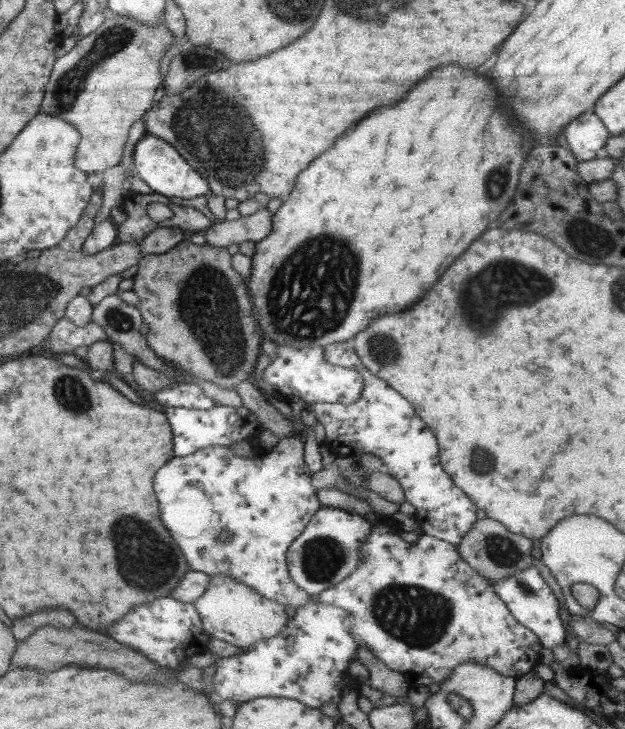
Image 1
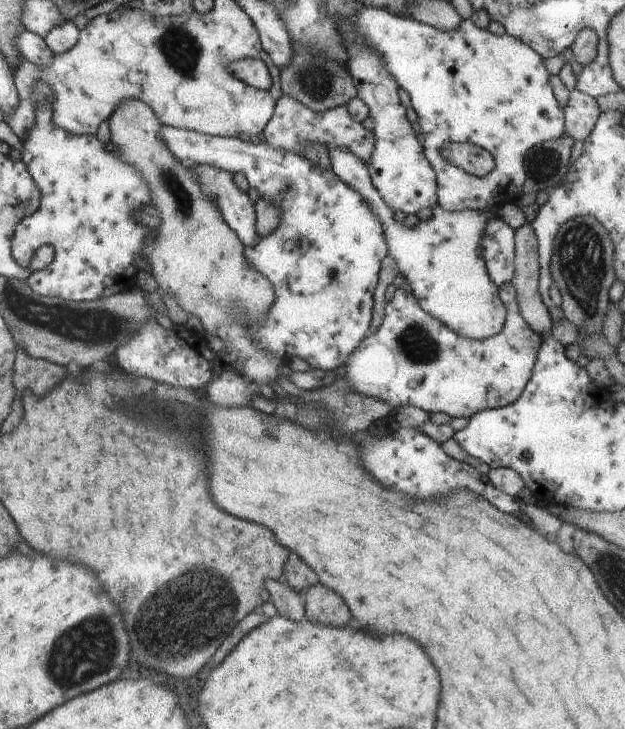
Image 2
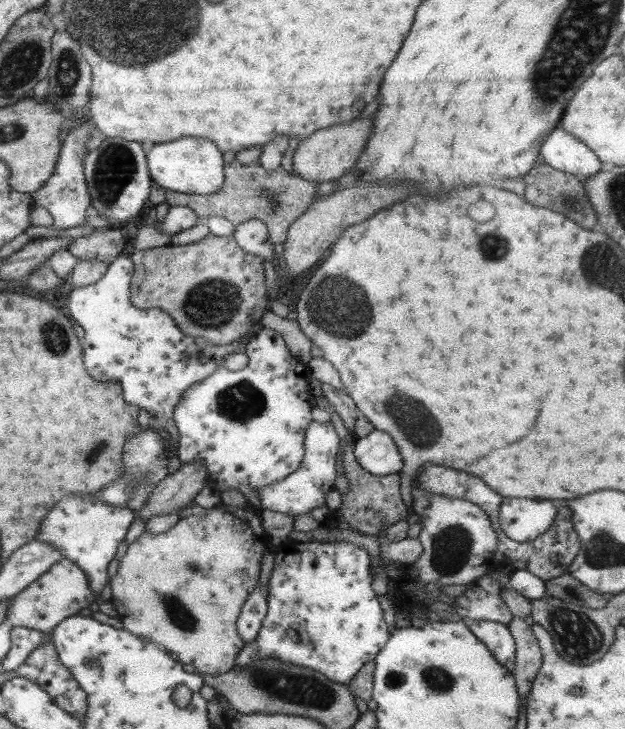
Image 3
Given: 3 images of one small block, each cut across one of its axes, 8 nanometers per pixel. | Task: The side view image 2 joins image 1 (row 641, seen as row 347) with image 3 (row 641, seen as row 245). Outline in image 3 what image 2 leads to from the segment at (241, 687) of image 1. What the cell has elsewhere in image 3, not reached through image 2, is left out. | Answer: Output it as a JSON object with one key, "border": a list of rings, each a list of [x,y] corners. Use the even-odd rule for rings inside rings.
{"border":[[[288,540],[287,543],[285,543],[285,546],[286,550],[279,555],[279,558],[272,569],[271,577],[267,583],[267,613],[260,631],[258,632],[258,636],[256,636],[256,640],[254,640],[254,642],[248,642],[248,644],[245,644],[242,650],[240,650],[240,654],[238,654],[236,662],[234,662],[234,667],[246,667],[246,664],[252,663],[252,659],[254,659],[254,657],[276,657],[284,662],[294,663],[296,665],[302,665],[310,669],[314,669],[324,674],[328,679],[332,679],[332,681],[348,685],[350,680],[352,680],[352,677],[354,677],[356,673],[360,672],[360,669],[362,669],[368,661],[374,660],[378,651],[384,647],[384,643],[386,643],[392,631],[392,629],[388,627],[383,620],[382,608],[380,607],[380,603],[378,603],[378,599],[376,599],[378,598],[378,595],[372,588],[373,577],[370,575],[370,572],[372,572],[372,558],[366,550],[356,548],[356,546],[346,542],[308,541],[303,543],[300,541]]]}

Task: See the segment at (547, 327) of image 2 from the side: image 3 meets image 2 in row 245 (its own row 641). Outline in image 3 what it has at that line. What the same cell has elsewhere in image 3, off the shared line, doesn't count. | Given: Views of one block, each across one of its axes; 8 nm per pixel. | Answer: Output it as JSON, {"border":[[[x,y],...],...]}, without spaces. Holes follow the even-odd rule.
{"border":[[[513,616],[507,628],[515,640],[515,678],[519,700],[526,700],[542,664],[542,654],[535,634],[522,618]]]}

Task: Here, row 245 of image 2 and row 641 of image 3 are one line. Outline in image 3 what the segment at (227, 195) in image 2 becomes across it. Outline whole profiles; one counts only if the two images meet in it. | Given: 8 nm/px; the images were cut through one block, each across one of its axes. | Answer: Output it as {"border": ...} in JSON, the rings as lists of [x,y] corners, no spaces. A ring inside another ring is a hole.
{"border":[[[258,584],[248,595],[236,622],[238,636],[245,644],[254,642],[267,613],[268,584]]]}

